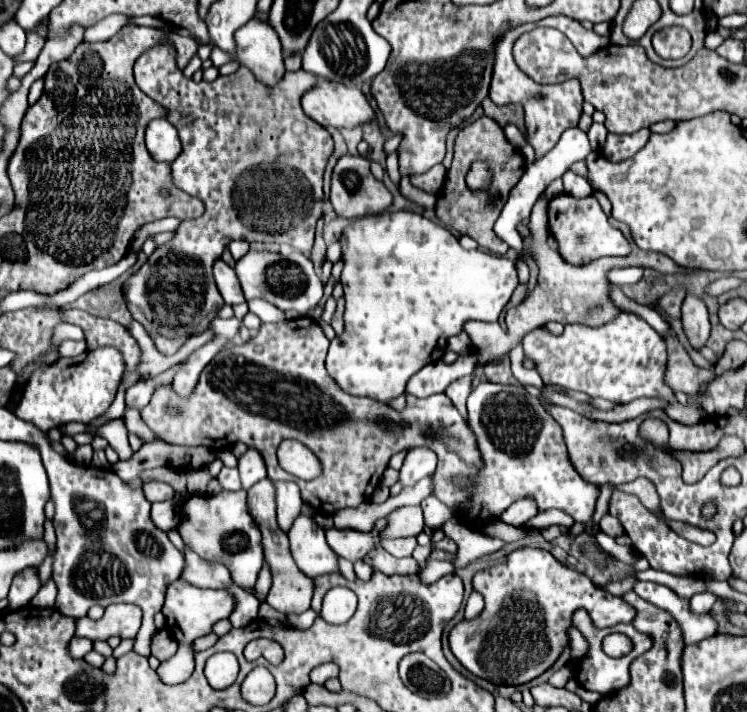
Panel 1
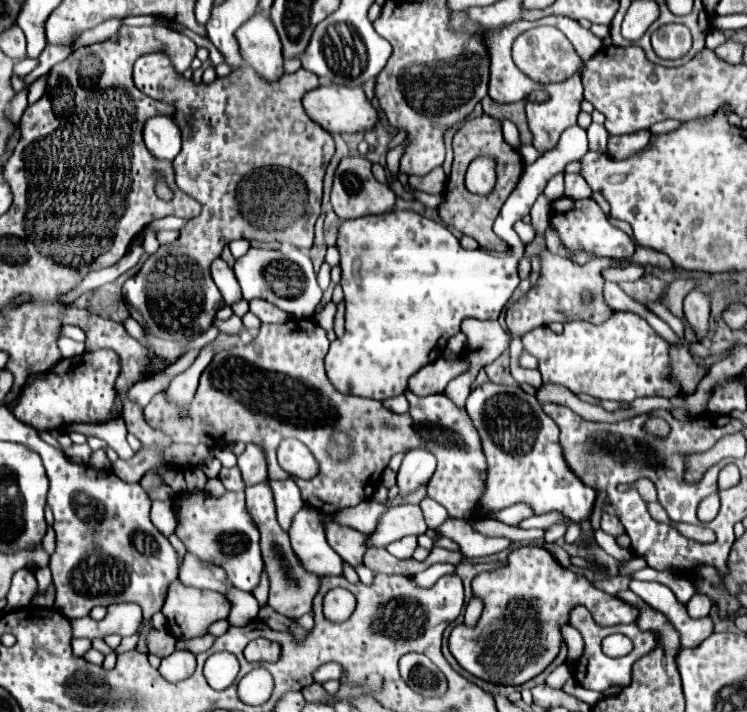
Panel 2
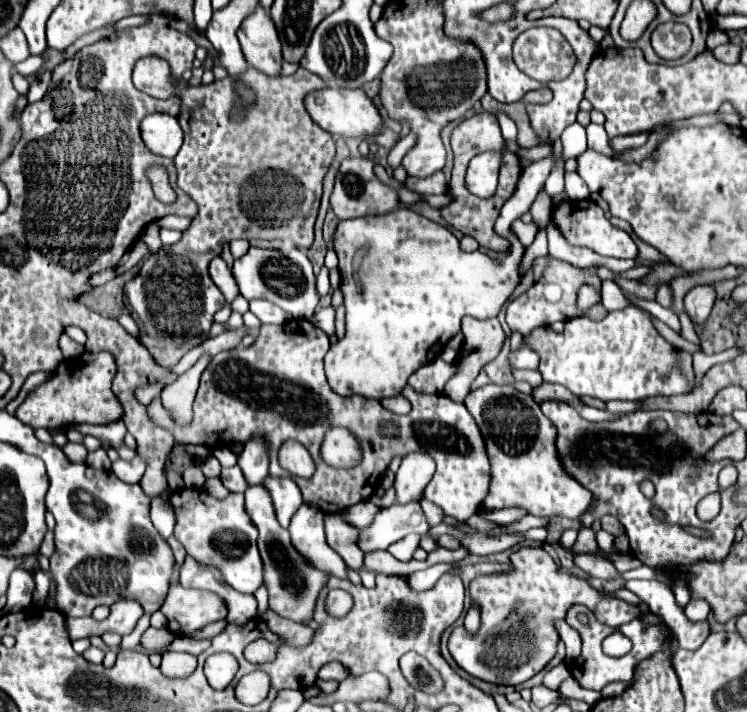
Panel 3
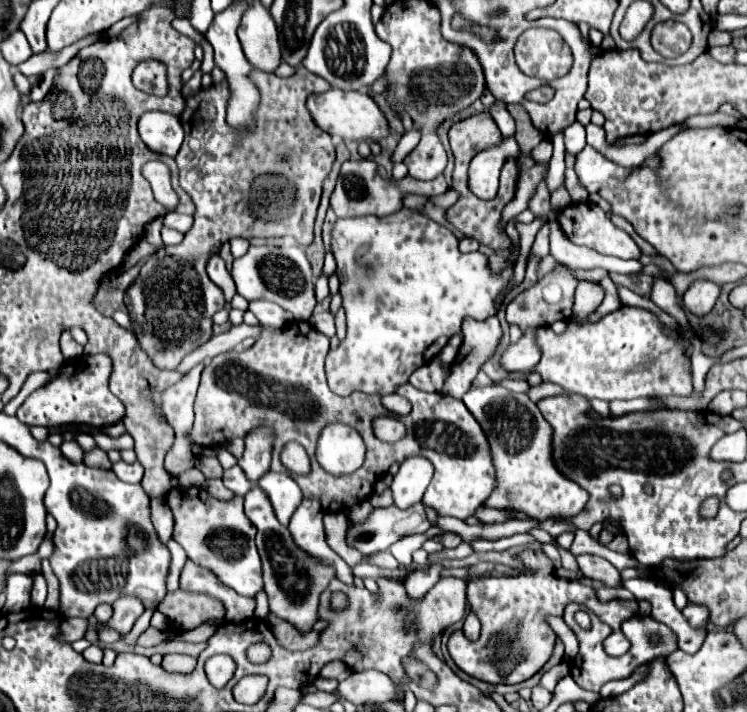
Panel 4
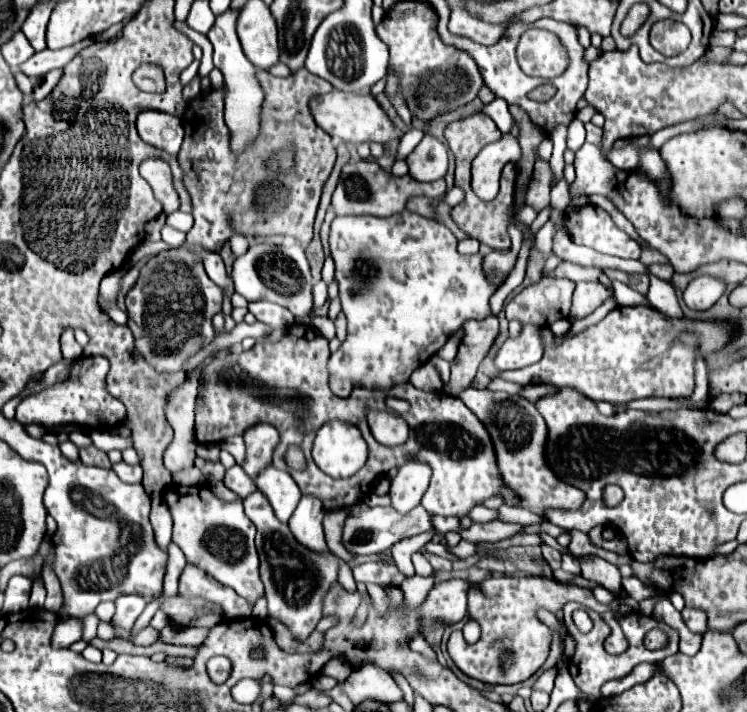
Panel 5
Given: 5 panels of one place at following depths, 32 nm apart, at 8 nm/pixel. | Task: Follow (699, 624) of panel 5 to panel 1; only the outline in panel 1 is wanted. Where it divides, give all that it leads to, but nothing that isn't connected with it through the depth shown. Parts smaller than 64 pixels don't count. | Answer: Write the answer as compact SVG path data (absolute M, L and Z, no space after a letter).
M704 592L704 594L694 594L690 604L692 604L692 612L696 614L706 614L714 604L716 604L718 596L710 594L710 592Z

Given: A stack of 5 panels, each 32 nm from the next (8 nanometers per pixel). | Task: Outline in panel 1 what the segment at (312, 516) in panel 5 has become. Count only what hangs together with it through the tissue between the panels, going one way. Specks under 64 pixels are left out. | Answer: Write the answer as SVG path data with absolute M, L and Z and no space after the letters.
M300 514L288 530L288 540L290 552L306 576L338 572L336 552L326 544L324 530L316 526L312 516Z

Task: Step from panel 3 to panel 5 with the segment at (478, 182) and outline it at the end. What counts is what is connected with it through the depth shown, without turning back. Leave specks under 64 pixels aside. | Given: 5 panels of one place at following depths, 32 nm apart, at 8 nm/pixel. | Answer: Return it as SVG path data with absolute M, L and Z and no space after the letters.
M504 134L496 144L488 144L472 162L472 190L474 190L474 172L502 172L506 162L520 160L520 144L512 134Z

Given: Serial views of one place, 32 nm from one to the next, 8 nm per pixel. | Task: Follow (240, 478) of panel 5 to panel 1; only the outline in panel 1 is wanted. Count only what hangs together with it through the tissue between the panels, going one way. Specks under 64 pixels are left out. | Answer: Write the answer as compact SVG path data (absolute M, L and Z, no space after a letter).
M222 468L220 474L216 476L216 480L220 482L220 486L224 490L240 490L240 476L238 476L238 468Z

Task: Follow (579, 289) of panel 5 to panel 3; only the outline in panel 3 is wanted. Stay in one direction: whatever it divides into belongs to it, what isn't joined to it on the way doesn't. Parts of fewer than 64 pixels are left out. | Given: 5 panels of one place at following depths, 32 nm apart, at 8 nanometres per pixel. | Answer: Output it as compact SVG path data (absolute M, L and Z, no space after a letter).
M588 286L580 288L580 292L578 292L578 306L580 306L580 310L588 310L588 306L596 304L598 300L600 300L600 292L598 290L588 288Z

